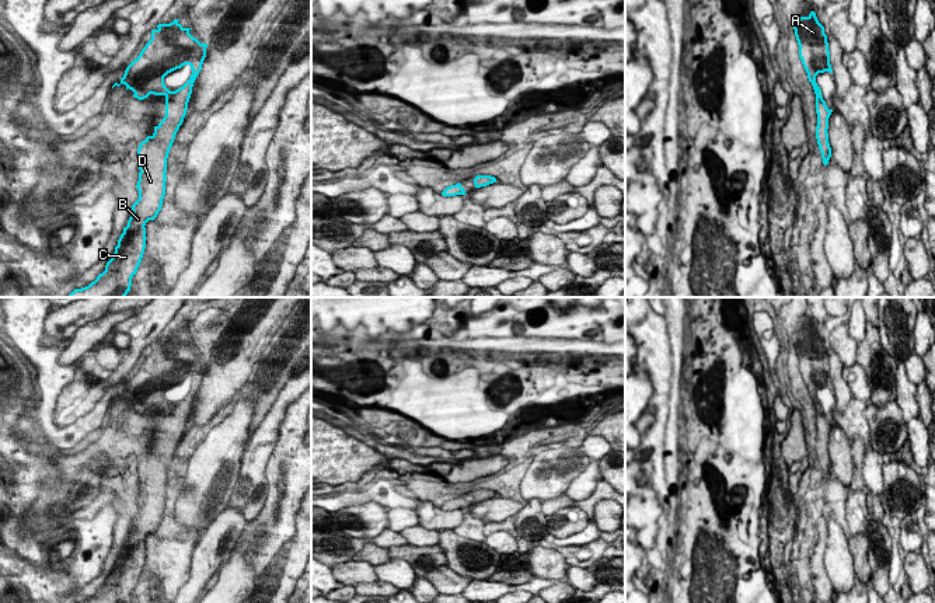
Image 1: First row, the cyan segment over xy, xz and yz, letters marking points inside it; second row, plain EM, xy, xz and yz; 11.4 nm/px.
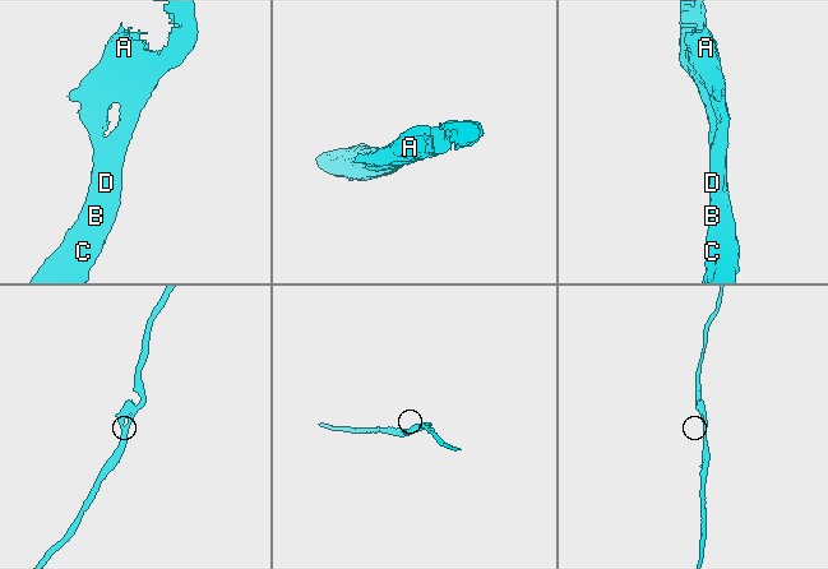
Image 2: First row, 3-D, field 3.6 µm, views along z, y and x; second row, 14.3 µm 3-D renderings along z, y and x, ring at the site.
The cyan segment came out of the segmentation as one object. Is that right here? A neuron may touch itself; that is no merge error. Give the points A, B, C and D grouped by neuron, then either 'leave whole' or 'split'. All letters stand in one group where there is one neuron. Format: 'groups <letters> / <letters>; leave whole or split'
groups A B C D; leave whole

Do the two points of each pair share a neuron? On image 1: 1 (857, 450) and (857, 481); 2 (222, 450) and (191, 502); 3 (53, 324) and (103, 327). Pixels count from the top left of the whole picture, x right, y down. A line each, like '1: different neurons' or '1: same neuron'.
1: same neuron
2: same neuron
3: different neurons

